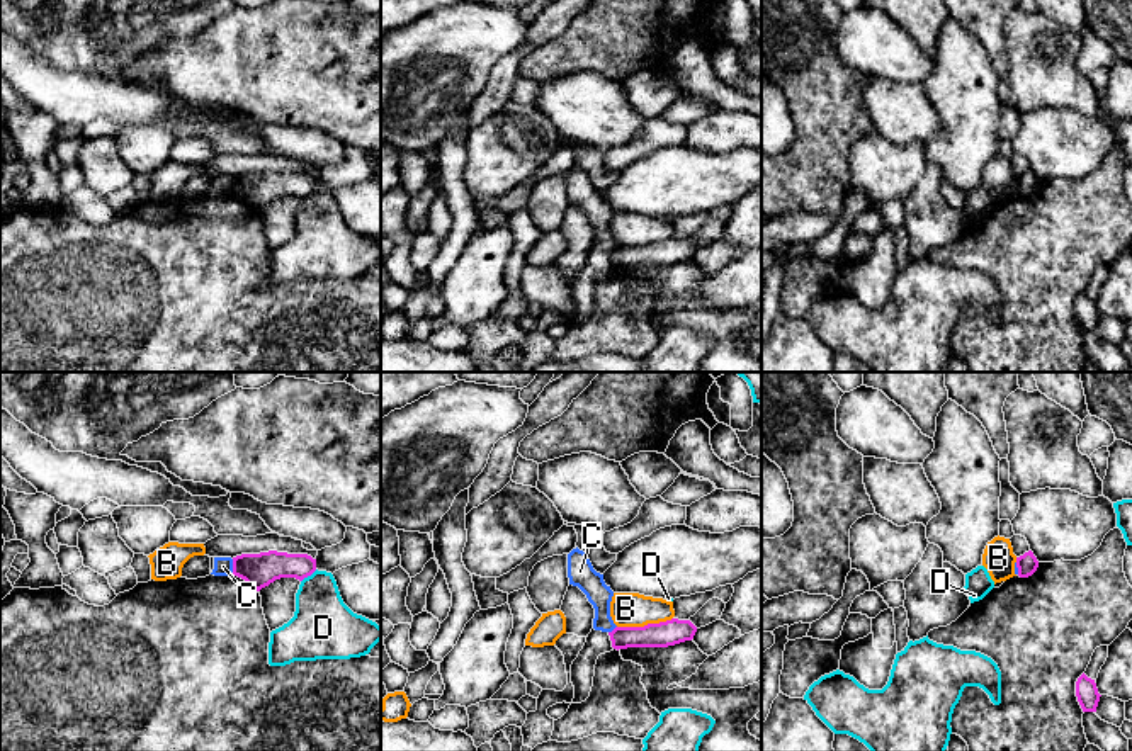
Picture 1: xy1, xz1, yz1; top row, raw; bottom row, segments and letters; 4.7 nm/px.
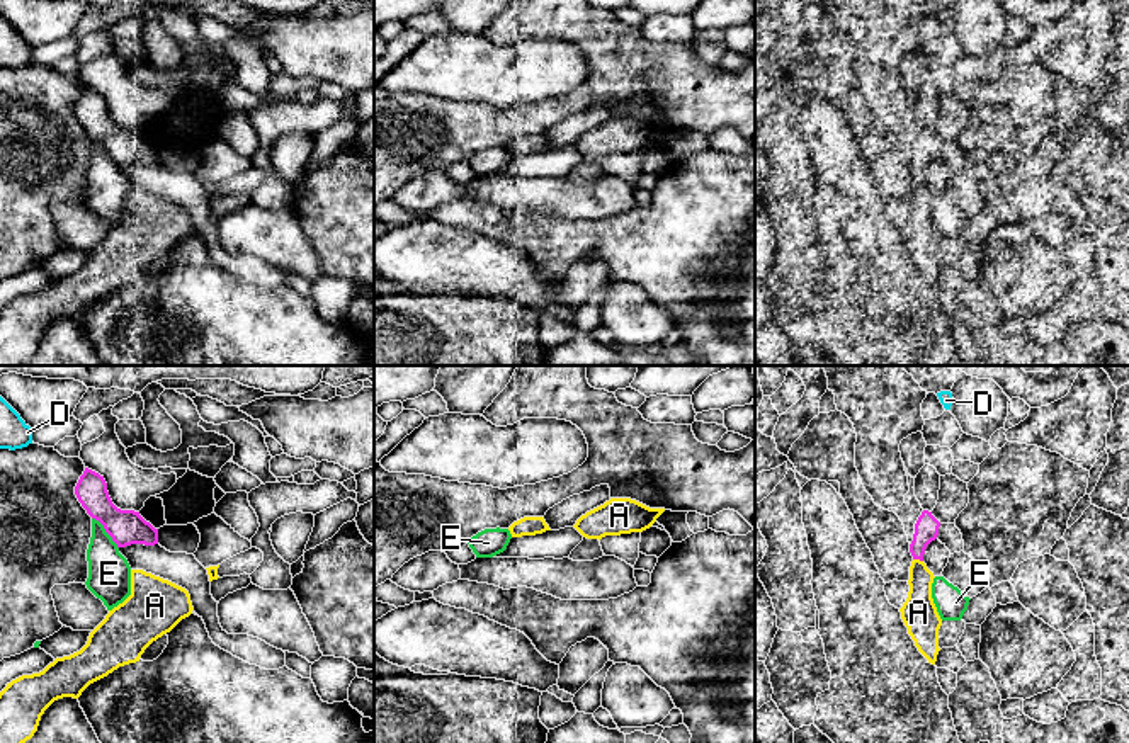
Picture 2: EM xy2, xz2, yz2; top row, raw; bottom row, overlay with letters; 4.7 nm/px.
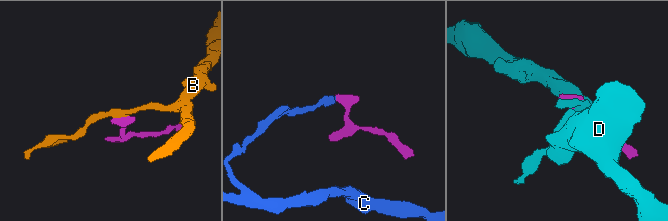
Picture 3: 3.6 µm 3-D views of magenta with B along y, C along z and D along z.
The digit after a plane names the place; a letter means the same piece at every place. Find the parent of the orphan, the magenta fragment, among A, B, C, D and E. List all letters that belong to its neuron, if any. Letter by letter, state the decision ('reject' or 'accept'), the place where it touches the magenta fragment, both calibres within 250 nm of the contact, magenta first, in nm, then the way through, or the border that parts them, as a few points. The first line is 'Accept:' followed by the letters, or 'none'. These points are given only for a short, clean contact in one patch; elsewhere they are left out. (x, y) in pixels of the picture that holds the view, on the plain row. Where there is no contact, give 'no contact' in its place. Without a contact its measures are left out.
Accept: A
A: accept | yz2 (919, 177) | 110/160 nm
B: reject | xz1 (645, 245) | 120/160 nm | along xz1 (672, 237), (662, 242), (617, 247)
C: reject | xy1 (233, 187) | 160/100 nm | along xy1 (232, 179), (233, 194)
D: reject | xy1 (308, 194) | 160/280 nm
E: reject | xy2 (106, 150) | 170/200 nm

